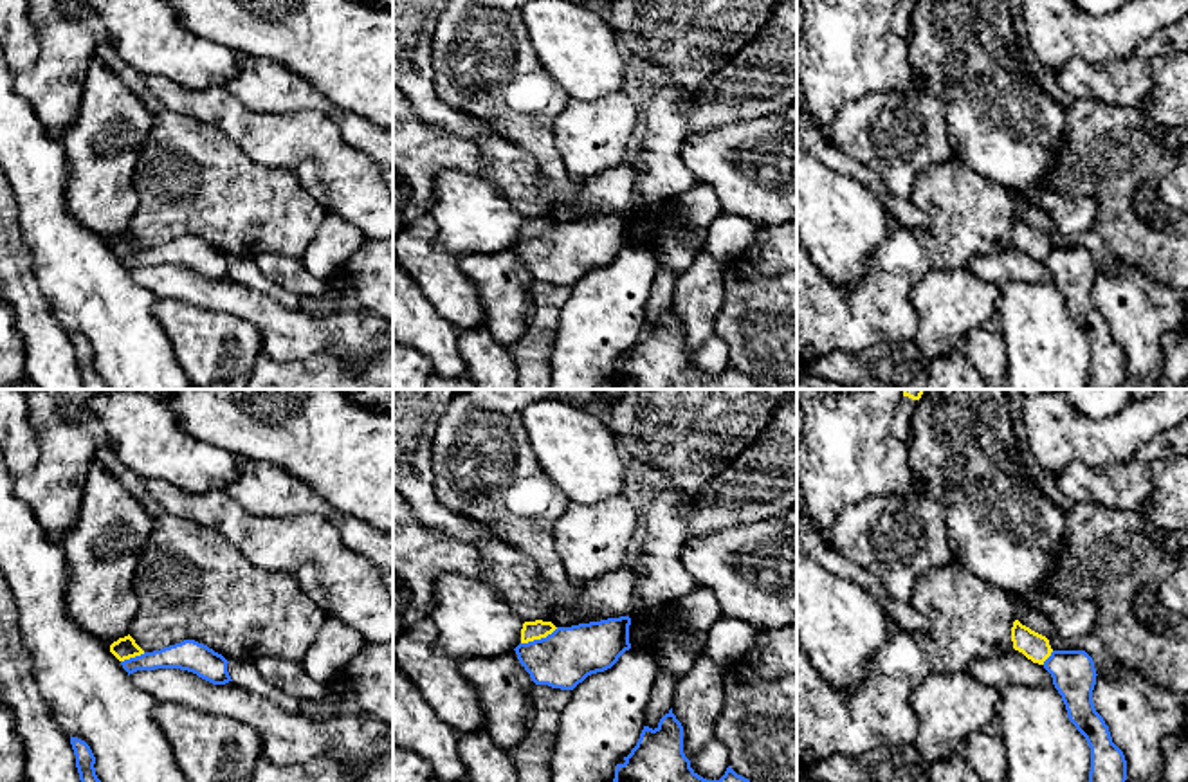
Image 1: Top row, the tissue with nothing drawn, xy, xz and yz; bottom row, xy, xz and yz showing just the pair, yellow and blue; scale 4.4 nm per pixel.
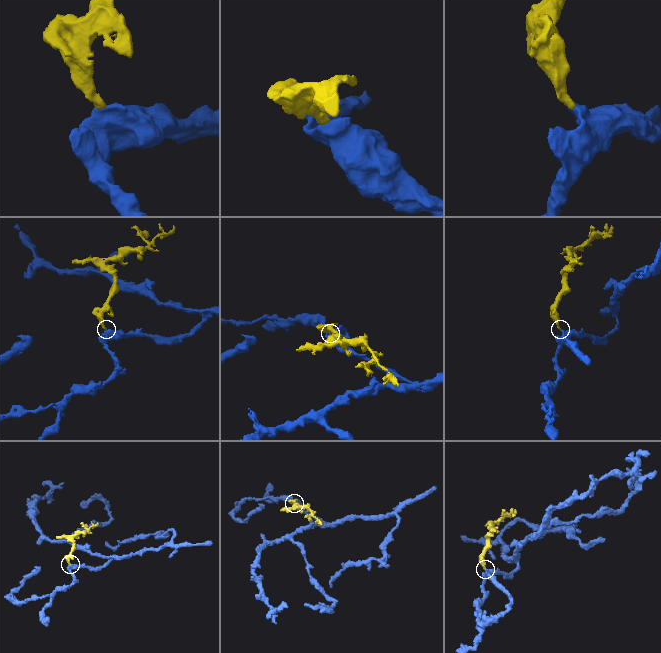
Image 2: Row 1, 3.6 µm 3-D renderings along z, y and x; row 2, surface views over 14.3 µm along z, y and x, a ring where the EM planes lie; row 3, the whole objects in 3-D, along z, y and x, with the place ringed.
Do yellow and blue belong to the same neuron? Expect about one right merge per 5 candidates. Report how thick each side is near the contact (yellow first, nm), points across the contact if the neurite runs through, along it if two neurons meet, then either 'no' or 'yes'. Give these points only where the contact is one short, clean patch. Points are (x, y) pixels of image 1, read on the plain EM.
90 nm thick on the yellow side, 260 nm on the other; border along xz (557, 224), (545, 233), (521, 240); no

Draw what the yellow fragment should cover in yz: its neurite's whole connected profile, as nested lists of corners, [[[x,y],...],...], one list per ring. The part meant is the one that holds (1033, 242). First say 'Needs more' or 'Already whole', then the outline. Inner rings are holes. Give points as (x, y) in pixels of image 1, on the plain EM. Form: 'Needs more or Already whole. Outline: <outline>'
Already whole. Outline: [[[1015,216],[1011,223],[1011,238],[1015,247],[1022,249],[1028,256],[1038,261],[1044,261],[1044,258],[1053,249],[1049,236],[1046,232],[1031,227],[1019,216]]]

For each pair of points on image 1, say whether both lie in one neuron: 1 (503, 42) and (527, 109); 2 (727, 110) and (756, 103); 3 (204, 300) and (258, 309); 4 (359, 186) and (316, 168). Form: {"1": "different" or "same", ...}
{"1": "same", "2": "same", "3": "same", "4": "same"}

